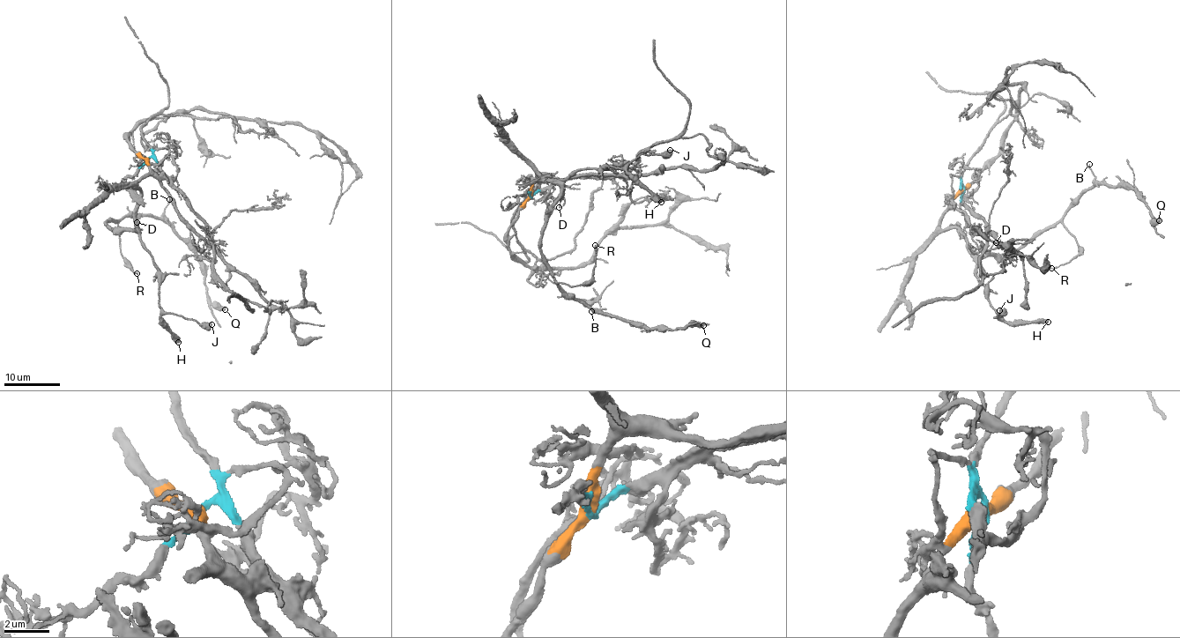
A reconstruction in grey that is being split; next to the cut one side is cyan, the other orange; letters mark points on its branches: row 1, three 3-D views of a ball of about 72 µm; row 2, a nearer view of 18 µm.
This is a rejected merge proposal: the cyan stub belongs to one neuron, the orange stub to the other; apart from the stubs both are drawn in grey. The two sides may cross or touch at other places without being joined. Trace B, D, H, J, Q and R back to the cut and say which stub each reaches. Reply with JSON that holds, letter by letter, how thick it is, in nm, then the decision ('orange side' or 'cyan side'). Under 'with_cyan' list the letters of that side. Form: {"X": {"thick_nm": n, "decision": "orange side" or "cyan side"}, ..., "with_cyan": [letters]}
{"B": {"thick_nm": 160, "decision": "orange side"}, "D": {"thick_nm": 180, "decision": "orange side"}, "H": {"thick_nm": 600, "decision": "orange side"}, "J": {"thick_nm": 550, "decision": "orange side"}, "Q": {"thick_nm": 550, "decision": "orange side"}, "R": {"thick_nm": 160, "decision": "orange side"}, "with_cyan": []}

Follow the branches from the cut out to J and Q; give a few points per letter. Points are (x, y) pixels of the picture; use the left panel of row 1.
J: (146, 159), (150, 173), (137, 183), (137, 233), (158, 271), (160, 307), (212, 324)
Q: (146, 159), (137, 228), (114, 232), (106, 222), (146, 216), (174, 226), (189, 239), (207, 297), (225, 309)

